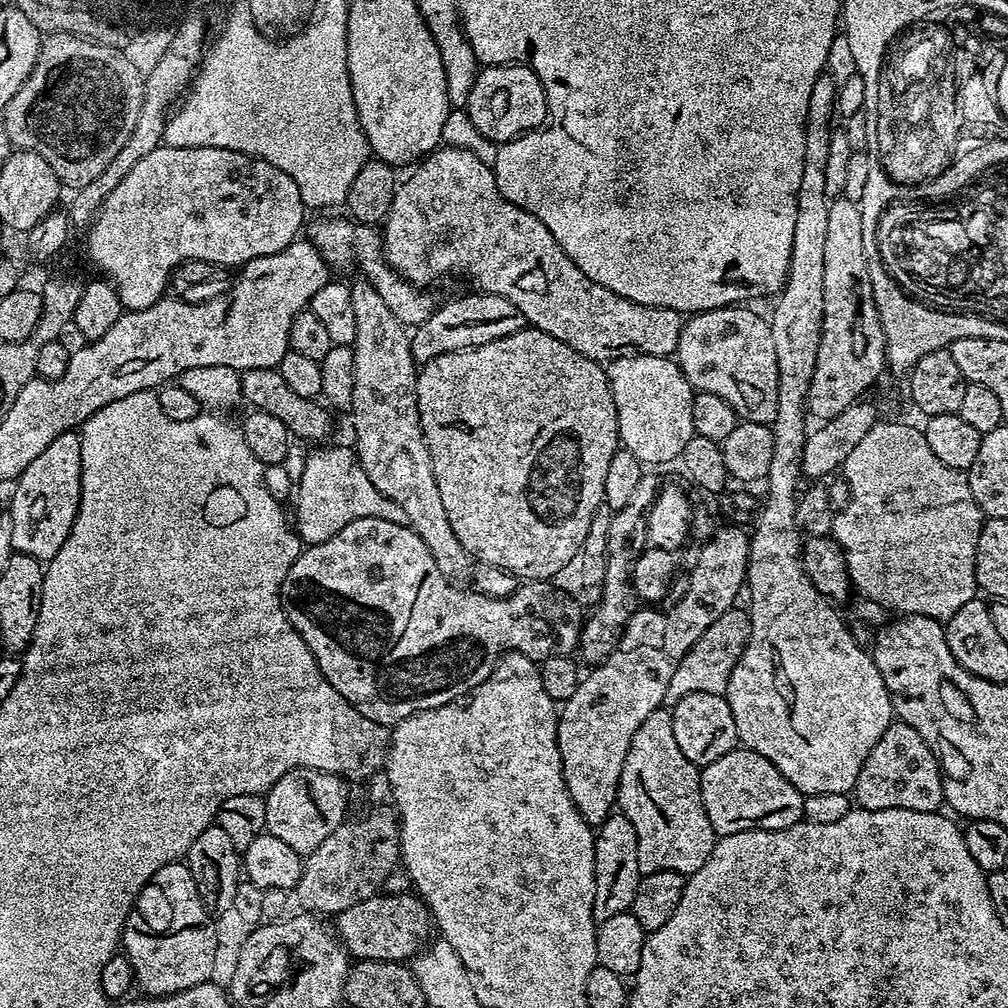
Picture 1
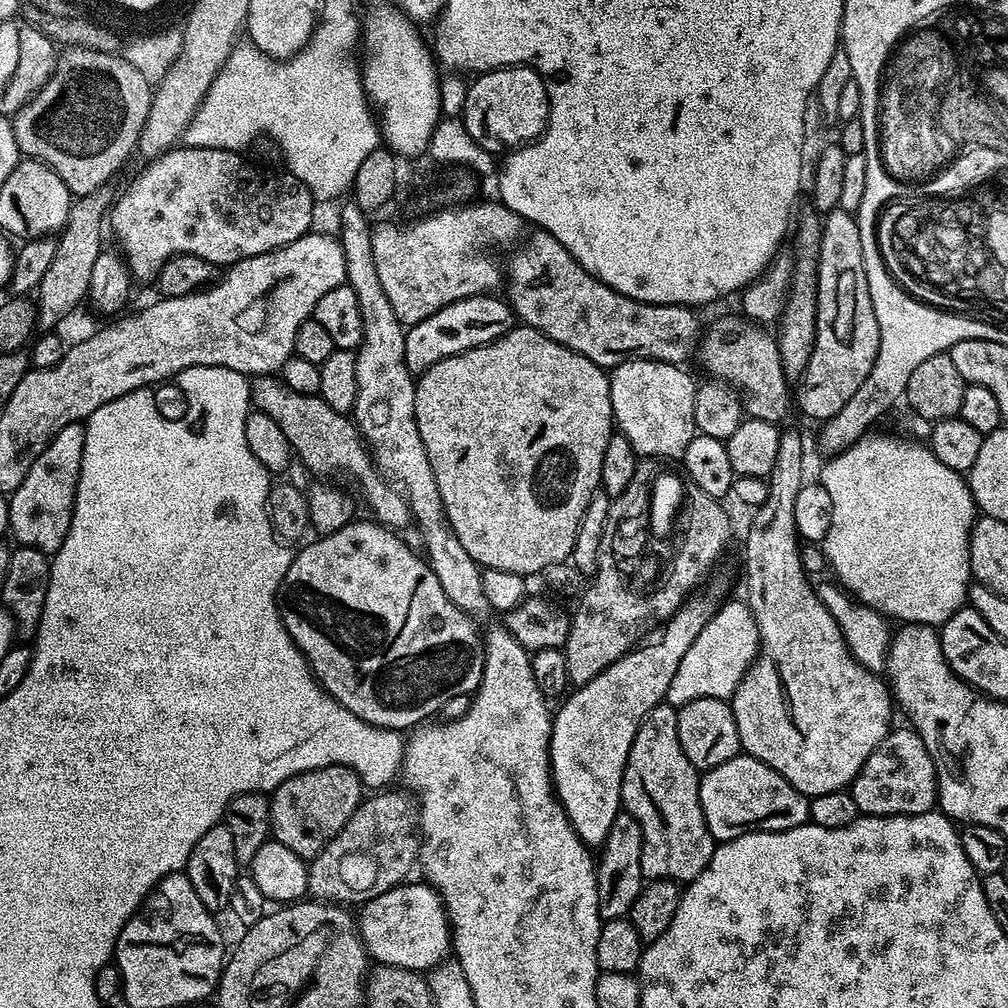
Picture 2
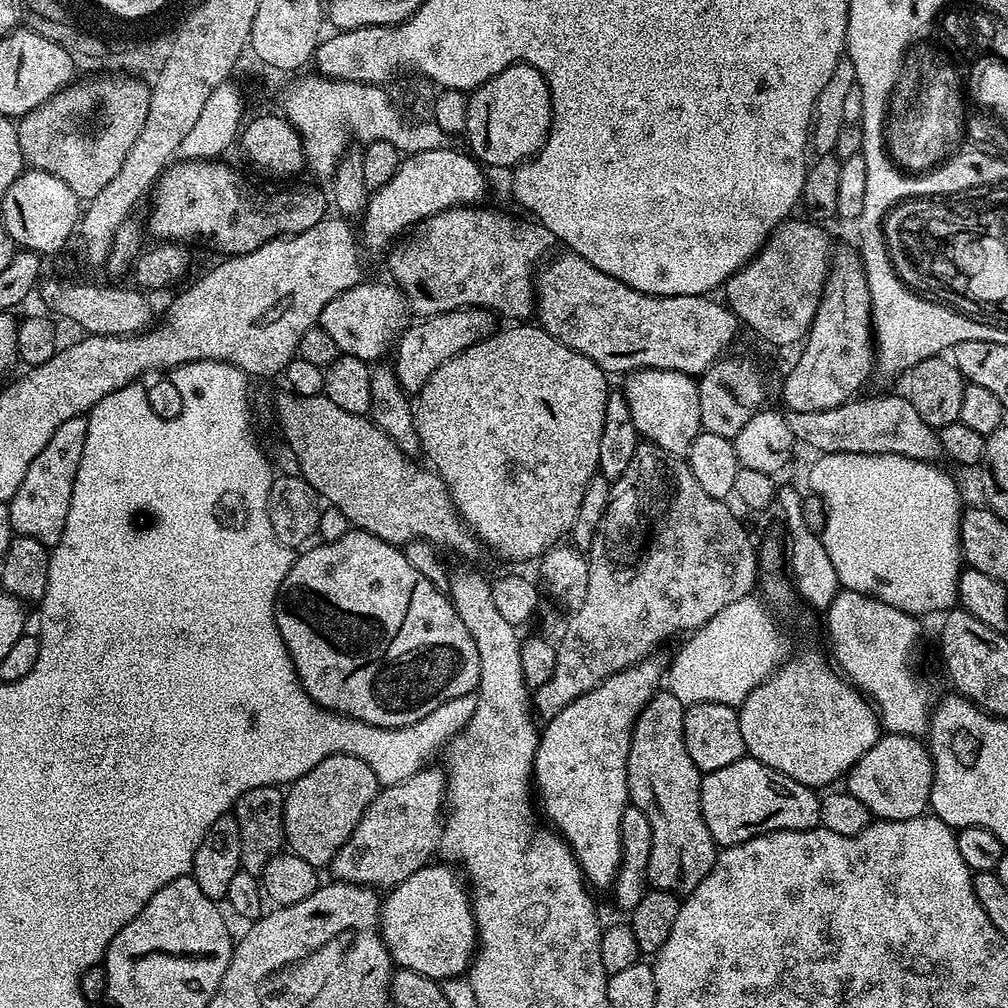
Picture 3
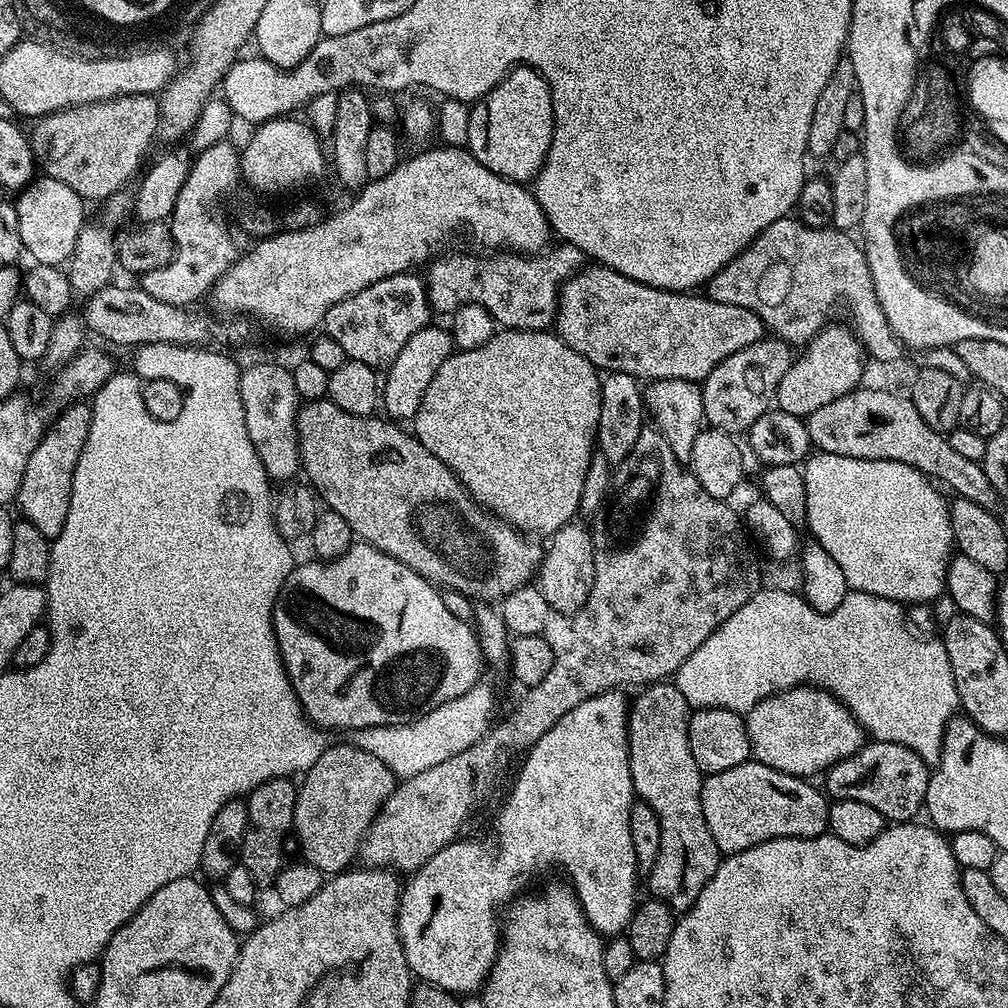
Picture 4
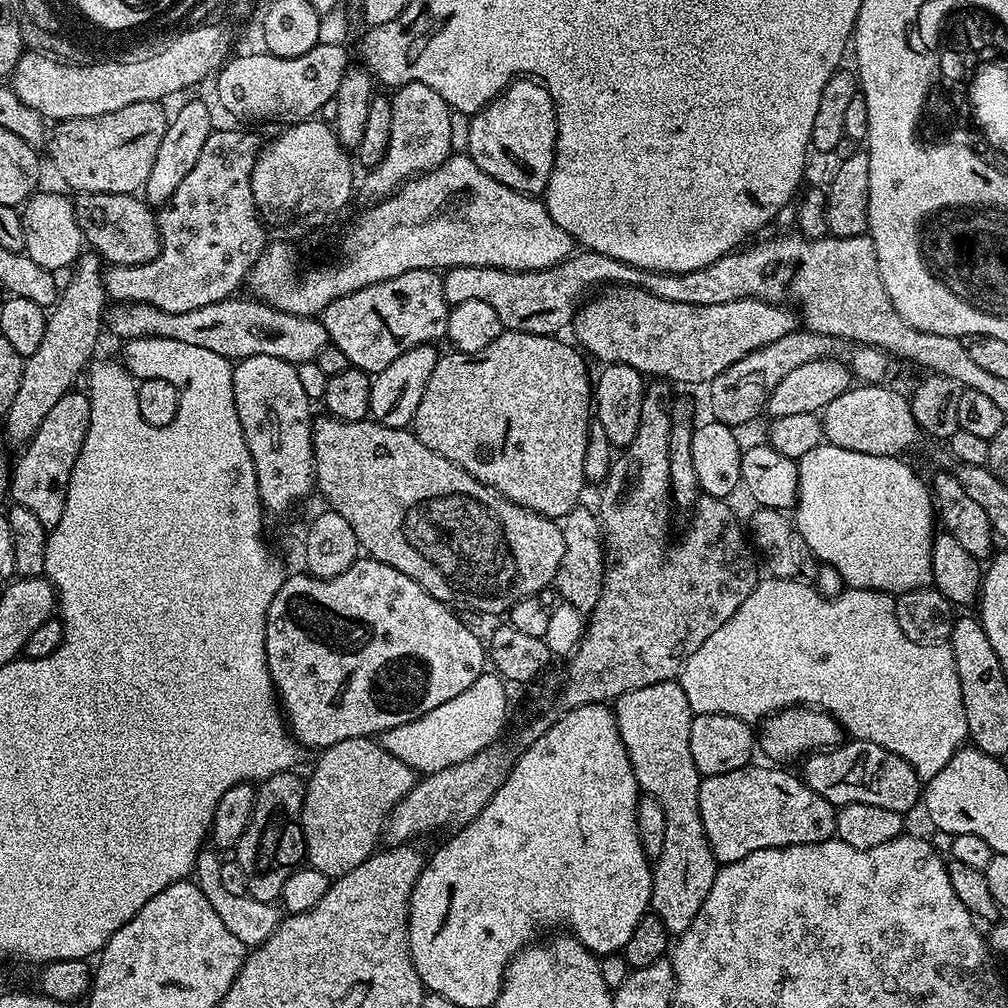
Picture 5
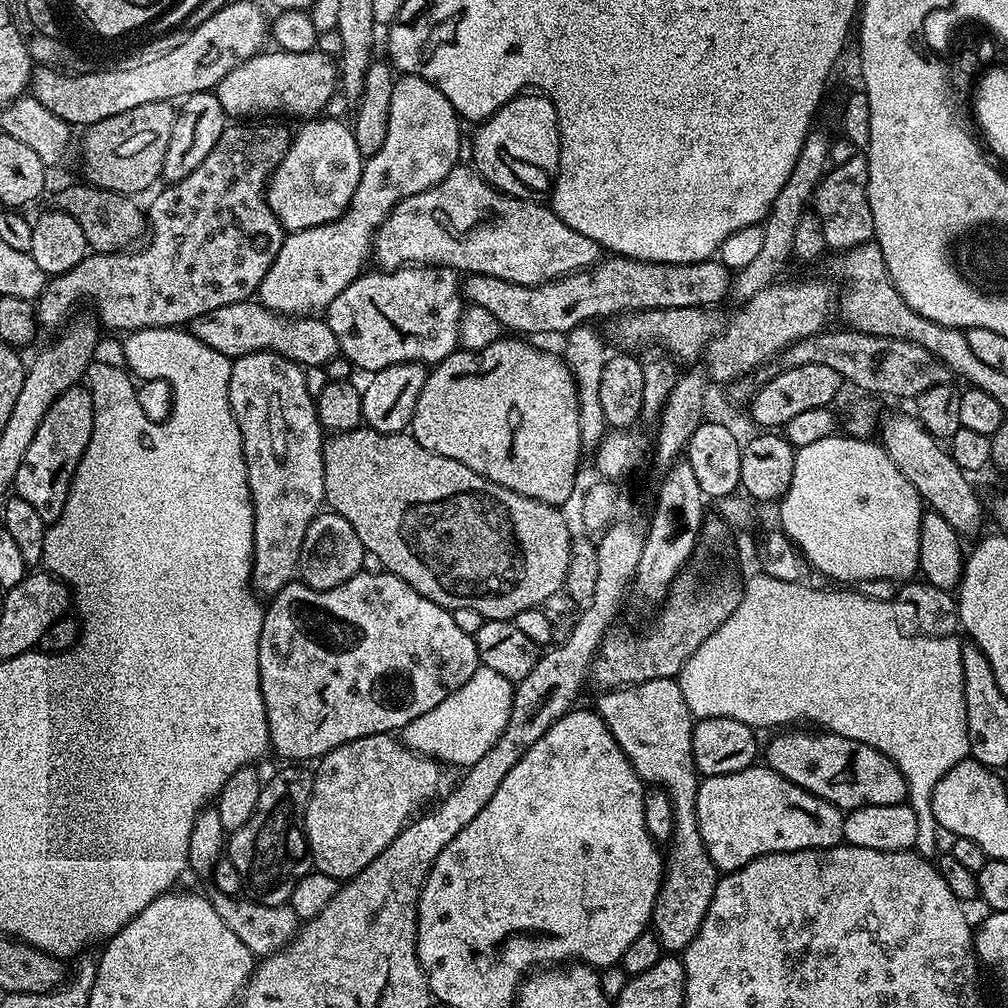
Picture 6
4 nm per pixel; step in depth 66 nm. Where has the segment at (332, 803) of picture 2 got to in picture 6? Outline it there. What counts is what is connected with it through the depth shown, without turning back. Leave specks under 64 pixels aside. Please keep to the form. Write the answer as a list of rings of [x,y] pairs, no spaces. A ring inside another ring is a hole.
[[[391,732],[366,734],[366,738],[346,742],[320,757],[304,815],[304,833],[315,871],[347,882],[366,870],[435,794],[440,771],[441,765],[431,756],[410,751],[403,739]]]

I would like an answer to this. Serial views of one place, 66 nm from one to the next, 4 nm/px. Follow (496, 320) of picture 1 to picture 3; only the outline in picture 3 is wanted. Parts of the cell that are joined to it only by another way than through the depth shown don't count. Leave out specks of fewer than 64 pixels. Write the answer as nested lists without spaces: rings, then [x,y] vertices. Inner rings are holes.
[[[459,308],[453,312],[438,314],[437,316],[426,316],[409,323],[408,327],[399,333],[394,345],[394,356],[396,352],[394,371],[400,380],[401,390],[405,394],[419,393],[420,387],[430,378],[430,374],[434,374],[434,370],[438,370],[438,366],[442,366],[442,362],[454,358],[462,350],[469,348],[471,344],[488,339],[494,331],[492,320],[494,321],[493,313],[489,312],[487,308]]]

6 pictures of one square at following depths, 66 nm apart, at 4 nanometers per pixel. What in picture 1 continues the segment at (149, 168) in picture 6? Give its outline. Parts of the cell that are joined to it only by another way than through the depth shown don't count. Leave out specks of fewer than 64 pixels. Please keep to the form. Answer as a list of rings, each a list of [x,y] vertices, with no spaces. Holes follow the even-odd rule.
[[[58,32],[45,35],[40,46],[38,62],[34,66],[30,78],[26,78],[26,82],[22,84],[22,90],[18,90],[18,94],[14,94],[14,98],[10,98],[10,102],[2,109],[2,123],[6,126],[8,141],[12,143],[13,149],[33,152],[46,158],[46,162],[50,162],[50,170],[54,170],[61,185],[68,187],[69,184],[69,189],[72,190],[86,186],[86,182],[98,178],[98,174],[102,174],[102,170],[106,170],[106,166],[112,161],[114,154],[118,154],[118,150],[122,150],[122,146],[126,146],[126,138],[130,138],[130,133],[133,132],[134,126],[138,122],[138,114],[142,111],[144,77],[145,73],[140,72],[137,66],[126,58],[126,54],[122,54],[118,50],[109,50],[109,48],[101,46],[98,41],[72,36],[70,33]]]

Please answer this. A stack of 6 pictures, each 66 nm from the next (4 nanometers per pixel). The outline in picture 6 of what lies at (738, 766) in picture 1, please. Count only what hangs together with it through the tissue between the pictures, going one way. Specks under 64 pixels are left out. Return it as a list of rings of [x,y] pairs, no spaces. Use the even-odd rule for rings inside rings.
[[[753,766],[738,770],[734,774],[703,777],[696,785],[696,813],[698,830],[702,834],[706,854],[710,854],[710,862],[714,862],[717,873],[720,874],[738,870],[754,862],[754,858],[771,852],[835,848],[844,840],[845,813],[841,809],[802,790],[794,782],[782,778],[782,774],[767,766]]]

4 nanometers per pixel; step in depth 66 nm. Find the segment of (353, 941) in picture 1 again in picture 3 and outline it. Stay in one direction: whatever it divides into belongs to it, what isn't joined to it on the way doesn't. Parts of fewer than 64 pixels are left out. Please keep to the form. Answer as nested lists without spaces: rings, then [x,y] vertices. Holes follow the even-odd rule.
[[[444,862],[436,863],[425,864],[383,897],[380,935],[400,968],[443,982],[467,973],[478,947],[478,937],[472,901],[457,869]]]

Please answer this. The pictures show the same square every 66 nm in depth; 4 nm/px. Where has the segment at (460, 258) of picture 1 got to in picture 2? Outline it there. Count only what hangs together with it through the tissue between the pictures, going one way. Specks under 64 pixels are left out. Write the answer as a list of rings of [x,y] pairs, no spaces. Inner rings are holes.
[[[543,230],[533,231],[533,236],[529,238],[528,244],[521,243],[515,249],[516,253],[512,256],[512,277],[507,277],[506,284],[512,287],[512,296],[510,295],[510,303],[513,312],[527,327],[537,328],[542,334],[546,334],[550,338],[554,338],[554,342],[558,342],[562,346],[566,346],[570,350],[574,350],[578,354],[582,354],[586,358],[590,358],[590,362],[594,362],[600,368],[611,370],[616,368],[622,362],[627,360],[661,360],[667,364],[687,365],[688,359],[697,355],[702,337],[702,325],[700,320],[695,316],[693,309],[687,304],[647,304],[646,302],[638,302],[626,298],[622,294],[618,294],[610,286],[603,284],[598,278],[591,276],[580,263],[570,254],[570,250],[566,250],[566,246],[562,246],[562,242],[555,240],[549,232]]]

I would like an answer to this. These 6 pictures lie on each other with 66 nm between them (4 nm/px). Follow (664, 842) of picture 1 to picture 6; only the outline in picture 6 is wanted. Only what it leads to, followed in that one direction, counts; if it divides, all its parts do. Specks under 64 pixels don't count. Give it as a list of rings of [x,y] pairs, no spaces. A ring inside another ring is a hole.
[[[654,678],[650,682],[629,684],[623,688],[604,690],[599,693],[594,710],[606,722],[610,734],[618,742],[618,746],[626,754],[634,771],[641,780],[649,785],[663,788],[674,806],[674,830],[666,848],[664,860],[664,881],[660,883],[660,893],[652,911],[651,931],[656,933],[661,949],[668,954],[683,953],[690,942],[698,934],[702,926],[702,918],[706,918],[706,910],[710,910],[710,902],[714,898],[718,873],[714,862],[710,862],[710,854],[706,854],[706,846],[702,842],[702,834],[698,830],[698,814],[696,813],[696,785],[698,773],[692,757],[692,726],[694,717],[690,706],[686,706],[686,698],[682,698],[679,679]]]

